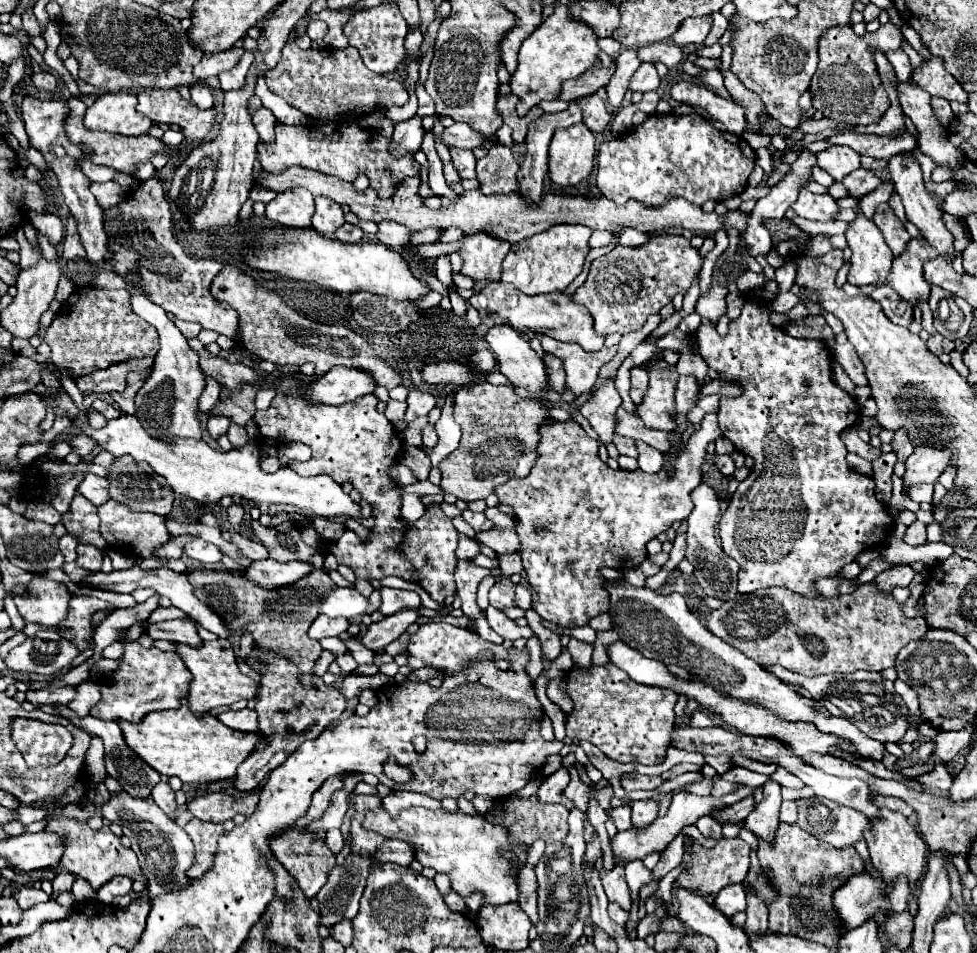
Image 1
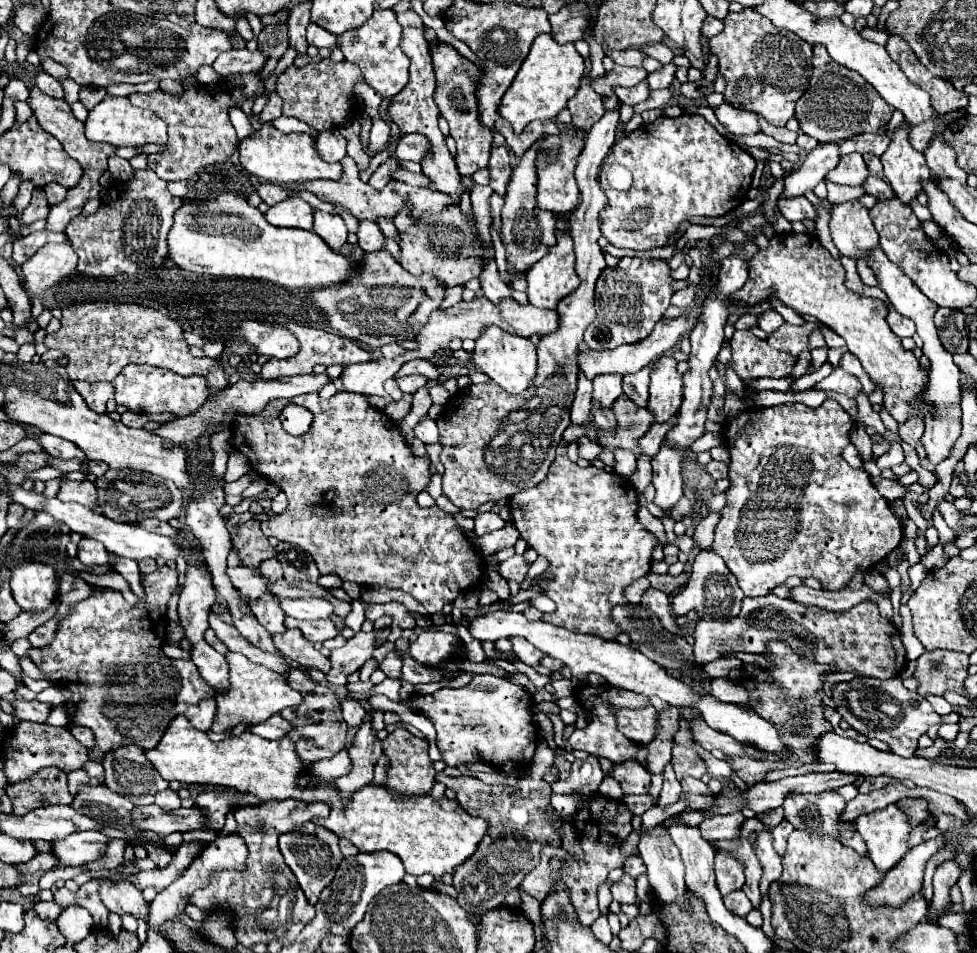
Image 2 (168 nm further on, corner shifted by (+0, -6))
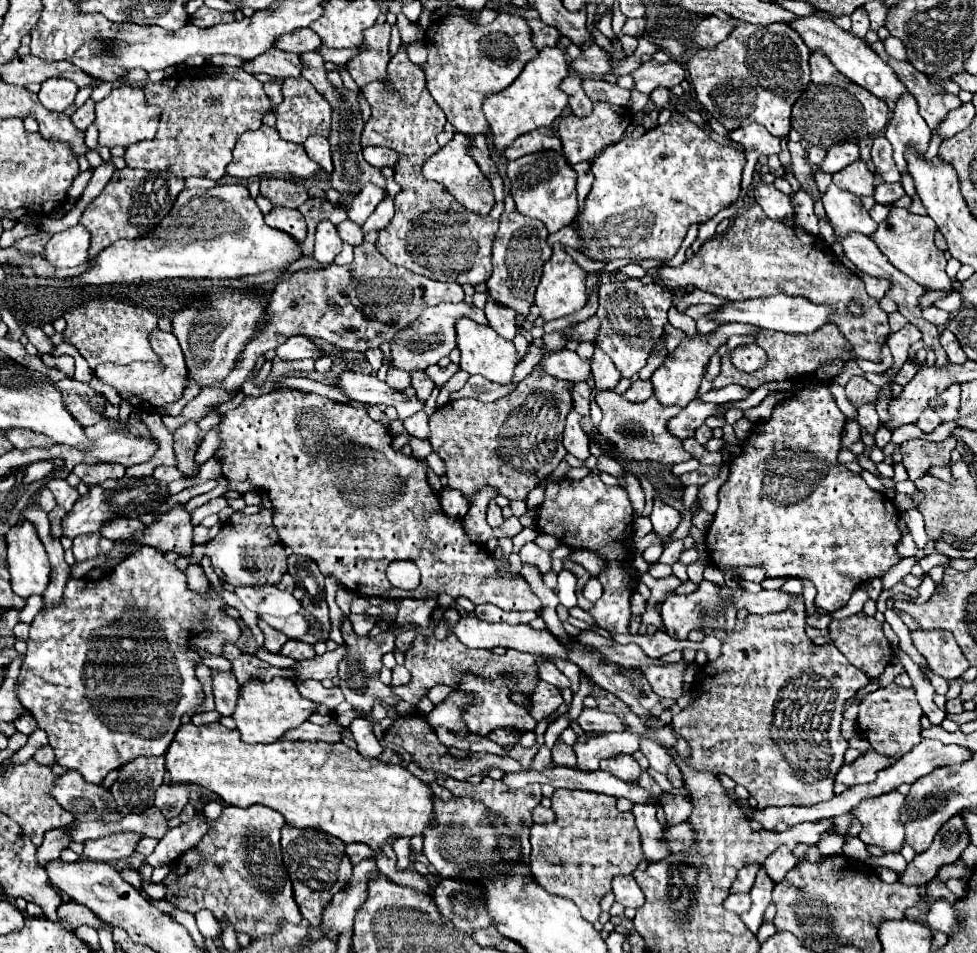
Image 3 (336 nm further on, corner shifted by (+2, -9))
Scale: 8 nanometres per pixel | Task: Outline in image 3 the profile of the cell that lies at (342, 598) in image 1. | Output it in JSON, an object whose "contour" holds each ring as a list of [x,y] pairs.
{"contour":[[[235,587],[235,593],[247,609],[257,615],[289,617],[303,611],[303,603],[295,599],[289,591],[279,591],[277,587]]]}

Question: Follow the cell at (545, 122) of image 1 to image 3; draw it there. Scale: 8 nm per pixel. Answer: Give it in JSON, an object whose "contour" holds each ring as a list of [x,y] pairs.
{"contour":[[[511,193],[505,195],[505,209],[499,219],[499,231],[493,241],[493,275],[487,281],[487,287],[491,291],[491,297],[511,309],[515,309],[519,315],[527,315],[529,307],[533,303],[533,293],[541,277],[543,263],[551,257],[551,245],[547,243],[547,227],[535,219],[527,219],[525,215],[519,215],[515,211],[515,201],[511,199]]]}

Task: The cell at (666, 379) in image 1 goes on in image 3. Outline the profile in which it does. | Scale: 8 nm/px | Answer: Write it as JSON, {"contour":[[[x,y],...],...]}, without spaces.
{"contour":[[[725,323],[711,337],[701,335],[701,337],[693,337],[693,339],[683,341],[673,351],[673,357],[665,357],[663,365],[651,377],[655,399],[659,399],[659,403],[663,403],[665,407],[673,407],[673,405],[685,407],[691,399],[695,399],[697,391],[699,391],[699,383],[701,383],[703,373],[705,373],[705,367],[709,363],[709,357],[717,351],[719,345],[723,345],[735,333],[749,333],[749,327],[747,325],[739,325],[739,323]]]}

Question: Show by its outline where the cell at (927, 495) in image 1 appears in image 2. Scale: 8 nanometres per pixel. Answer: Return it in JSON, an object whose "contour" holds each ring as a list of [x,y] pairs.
{"contour":[[[883,476],[873,478],[873,486],[875,486],[875,488],[879,490],[879,494],[881,494],[883,498],[887,498],[889,502],[899,500],[901,494],[905,492],[905,488],[903,488],[899,482],[895,482],[895,480],[887,480],[887,478],[883,478]]]}

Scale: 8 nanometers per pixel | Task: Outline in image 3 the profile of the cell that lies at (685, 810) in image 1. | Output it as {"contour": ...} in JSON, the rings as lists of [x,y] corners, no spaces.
{"contour":[[[877,751],[863,753],[859,759],[855,759],[849,765],[843,765],[839,769],[839,773],[835,775],[835,783],[843,783],[843,785],[851,787],[851,785],[859,785],[859,783],[873,781],[877,777],[877,771],[881,771],[883,767],[887,767],[889,761],[893,763],[895,759],[883,757]]]}

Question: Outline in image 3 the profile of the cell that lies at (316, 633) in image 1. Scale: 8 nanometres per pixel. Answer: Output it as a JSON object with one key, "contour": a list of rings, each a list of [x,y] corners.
{"contour":[[[291,615],[285,619],[277,619],[277,617],[269,617],[269,619],[261,617],[261,619],[265,619],[277,631],[285,633],[289,639],[299,639],[299,637],[311,633],[311,623],[303,615]]]}

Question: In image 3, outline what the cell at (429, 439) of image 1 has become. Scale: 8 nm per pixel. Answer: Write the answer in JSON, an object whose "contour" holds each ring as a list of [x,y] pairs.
{"contour":[[[425,411],[411,415],[409,419],[403,421],[403,425],[409,435],[413,435],[417,439],[429,439],[429,415]]]}

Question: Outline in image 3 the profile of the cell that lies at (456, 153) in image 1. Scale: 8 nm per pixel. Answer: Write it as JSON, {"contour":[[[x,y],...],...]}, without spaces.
{"contour":[[[487,295],[487,305],[485,305],[485,315],[489,319],[489,325],[507,341],[511,341],[517,333],[515,321],[517,321],[517,313],[507,309],[507,307],[499,307],[499,303],[495,303],[495,299],[491,299]]]}

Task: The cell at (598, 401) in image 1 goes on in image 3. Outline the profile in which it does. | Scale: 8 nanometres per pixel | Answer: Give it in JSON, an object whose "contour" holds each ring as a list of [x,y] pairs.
{"contour":[[[595,349],[591,371],[593,371],[593,377],[595,377],[595,389],[593,389],[595,395],[601,393],[601,391],[615,389],[619,379],[621,379],[617,367],[611,363],[611,359],[607,355],[603,355],[601,349]]]}

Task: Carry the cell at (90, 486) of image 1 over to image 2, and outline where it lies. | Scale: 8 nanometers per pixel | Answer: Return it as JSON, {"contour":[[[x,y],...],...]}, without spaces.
{"contour":[[[63,478],[57,498],[61,502],[77,502],[77,504],[83,504],[93,510],[93,500],[97,498],[97,490],[95,490],[95,484],[89,480],[73,482],[69,478]]]}

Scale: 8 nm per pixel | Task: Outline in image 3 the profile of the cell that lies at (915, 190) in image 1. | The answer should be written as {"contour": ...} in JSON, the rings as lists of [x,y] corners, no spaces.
{"contour":[[[905,93],[899,101],[897,107],[891,115],[891,121],[885,129],[885,137],[893,145],[893,159],[901,175],[907,175],[907,161],[905,161],[905,151],[909,147],[917,149],[919,155],[927,151],[929,139],[931,139],[931,129],[927,127],[925,119],[917,111],[917,101],[911,93]]]}

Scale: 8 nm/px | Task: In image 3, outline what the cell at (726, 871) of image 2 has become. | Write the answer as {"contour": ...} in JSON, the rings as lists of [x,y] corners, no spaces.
{"contour":[[[751,865],[751,867],[745,867],[737,873],[737,879],[735,883],[731,885],[731,891],[729,893],[749,893],[753,883],[755,883],[755,873],[757,873],[759,865]]]}

